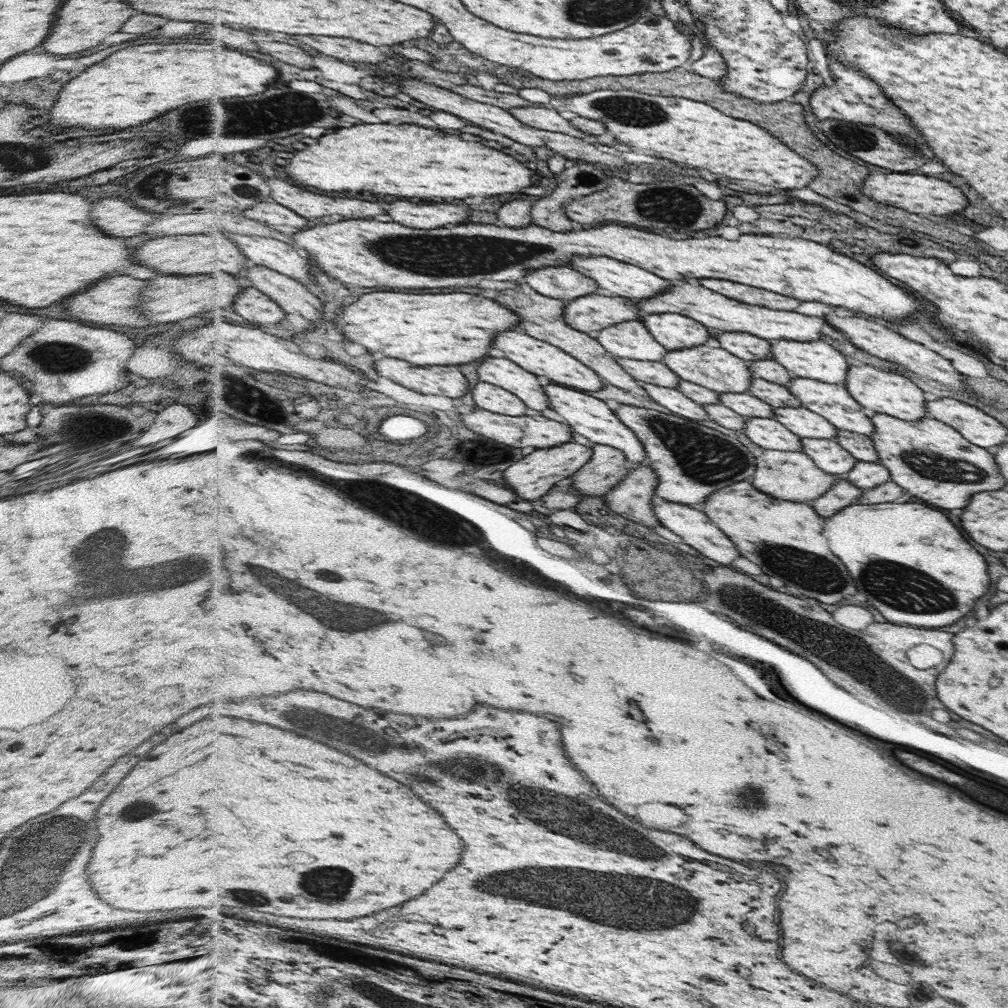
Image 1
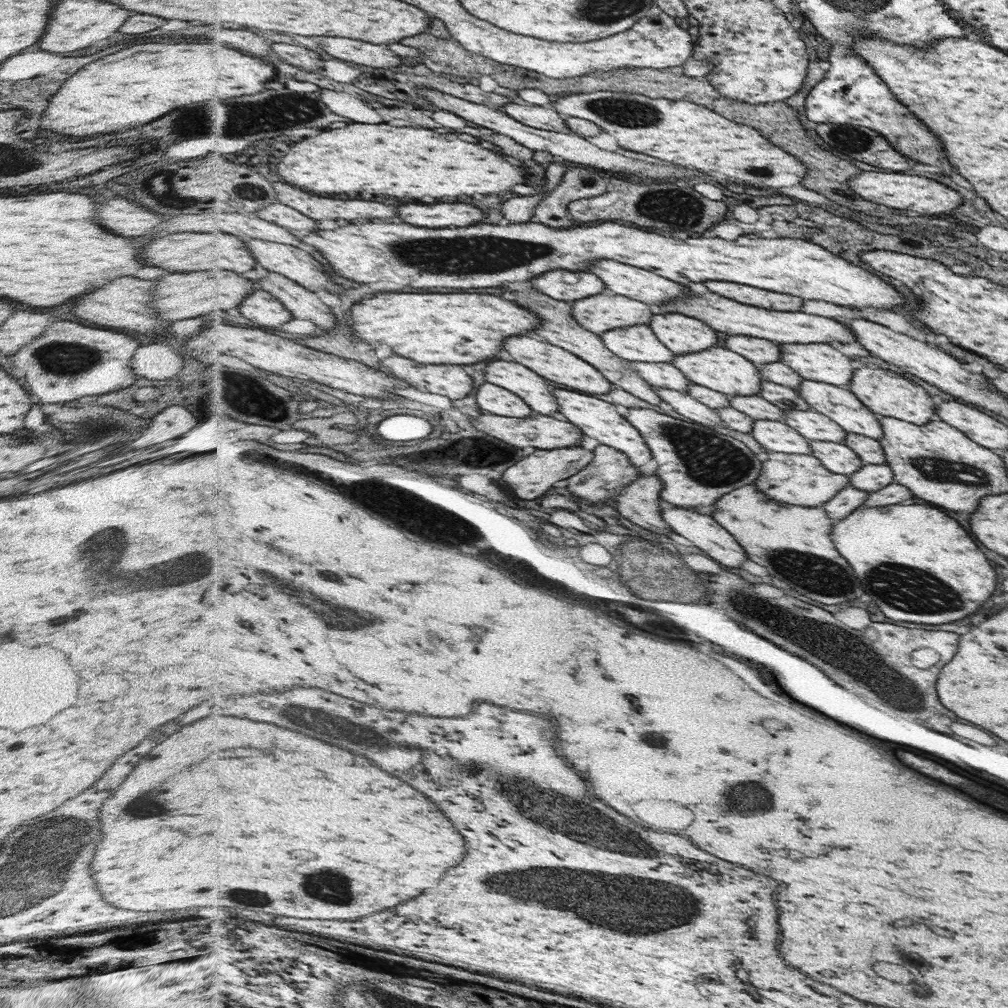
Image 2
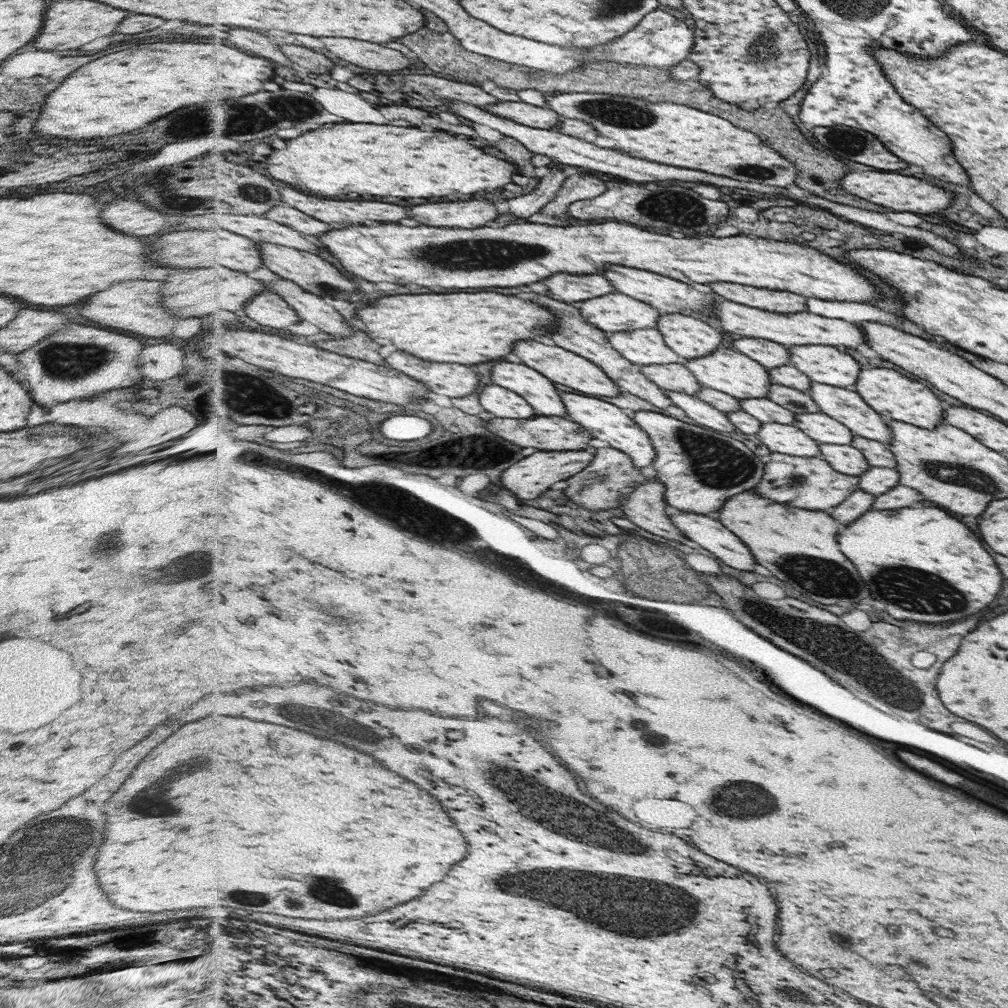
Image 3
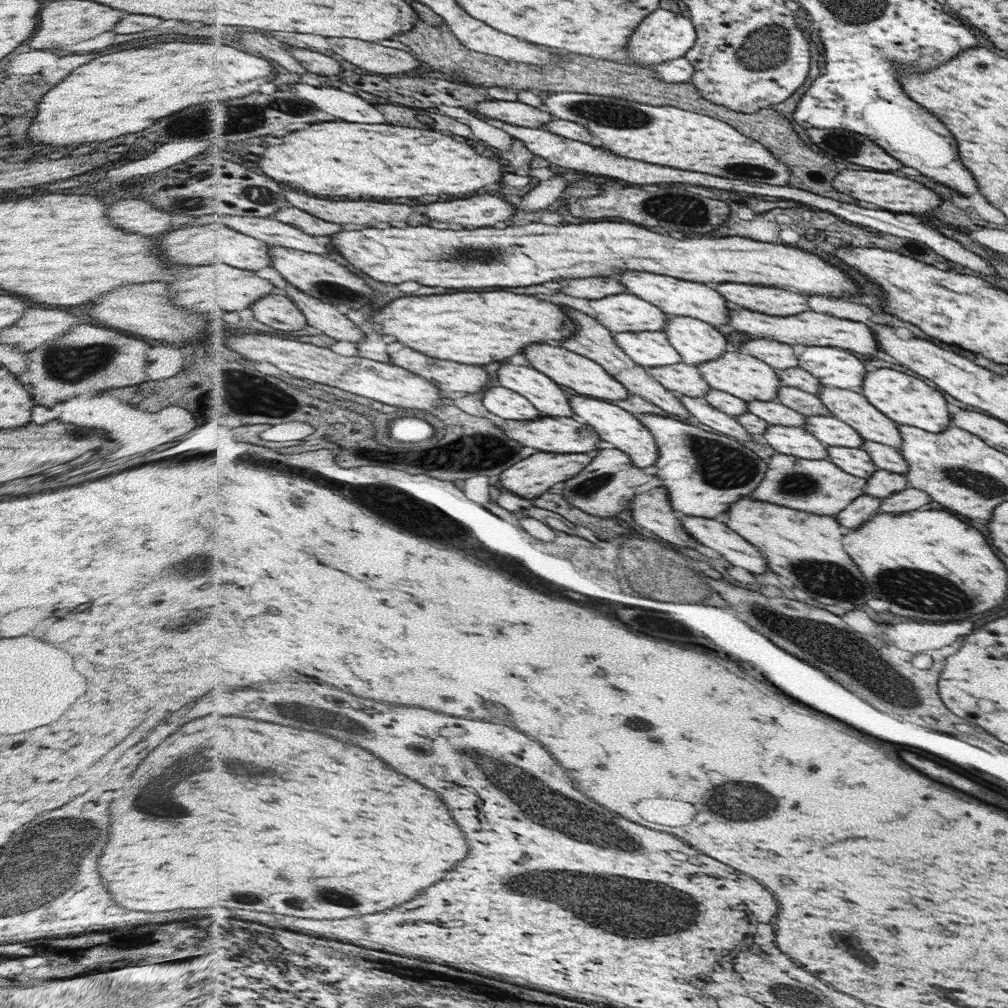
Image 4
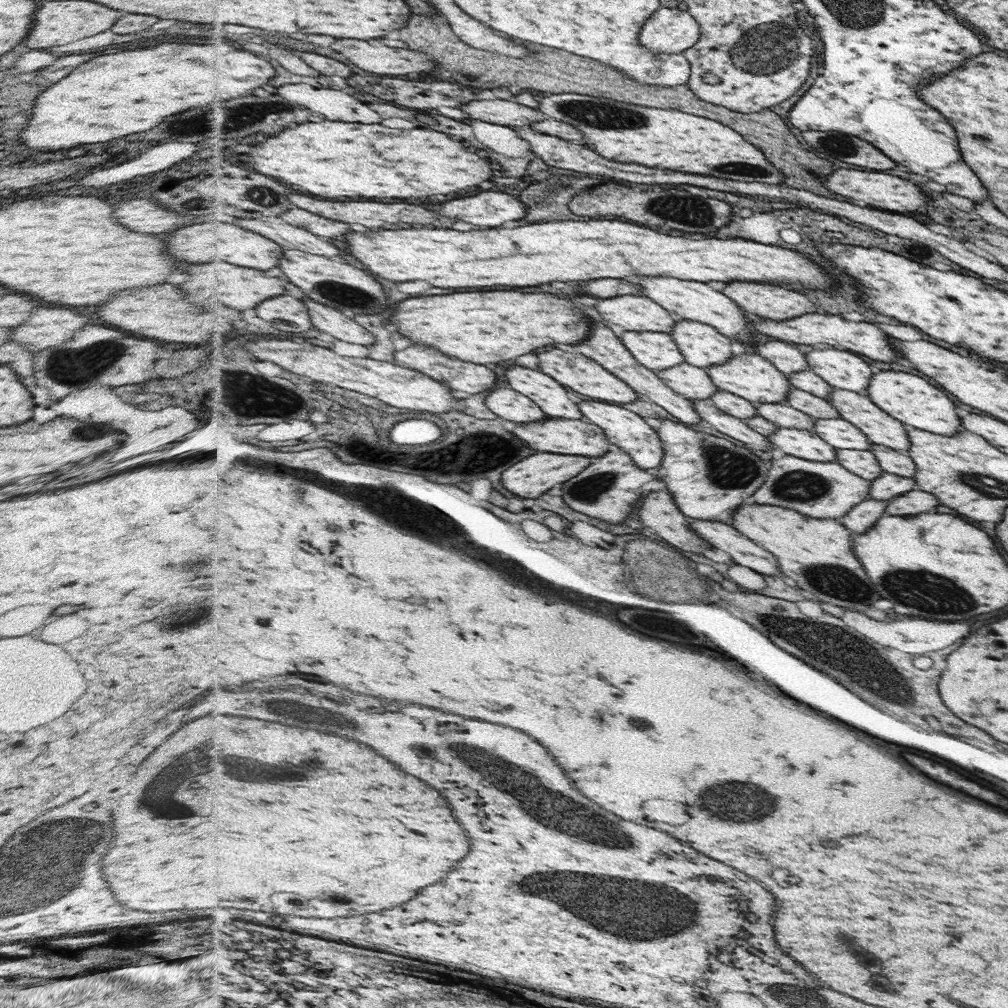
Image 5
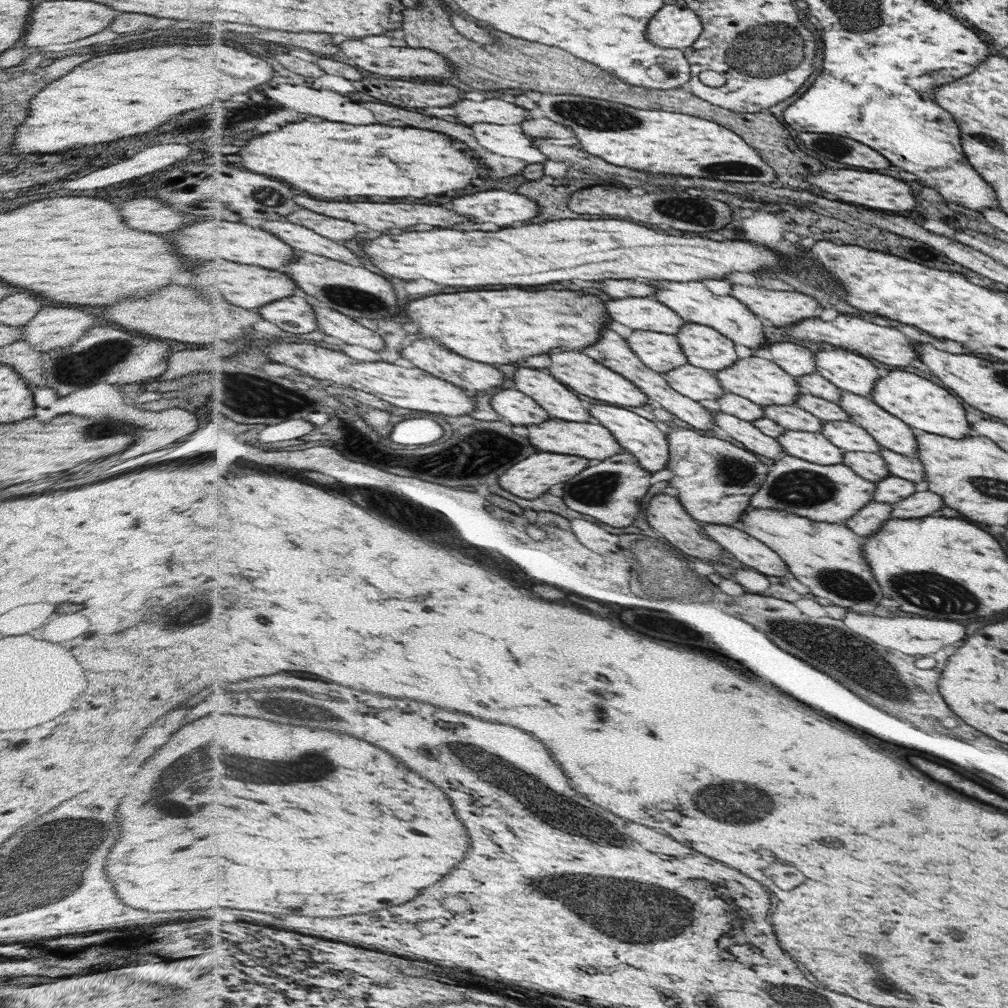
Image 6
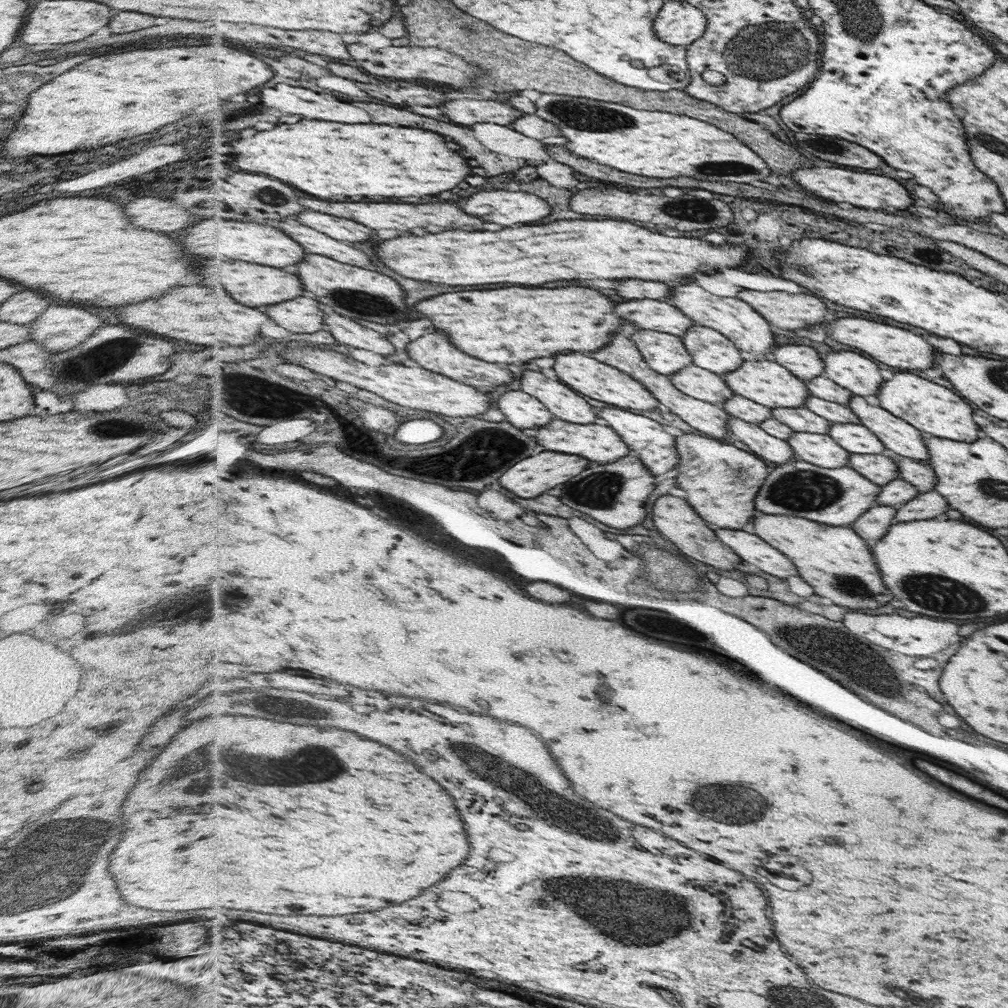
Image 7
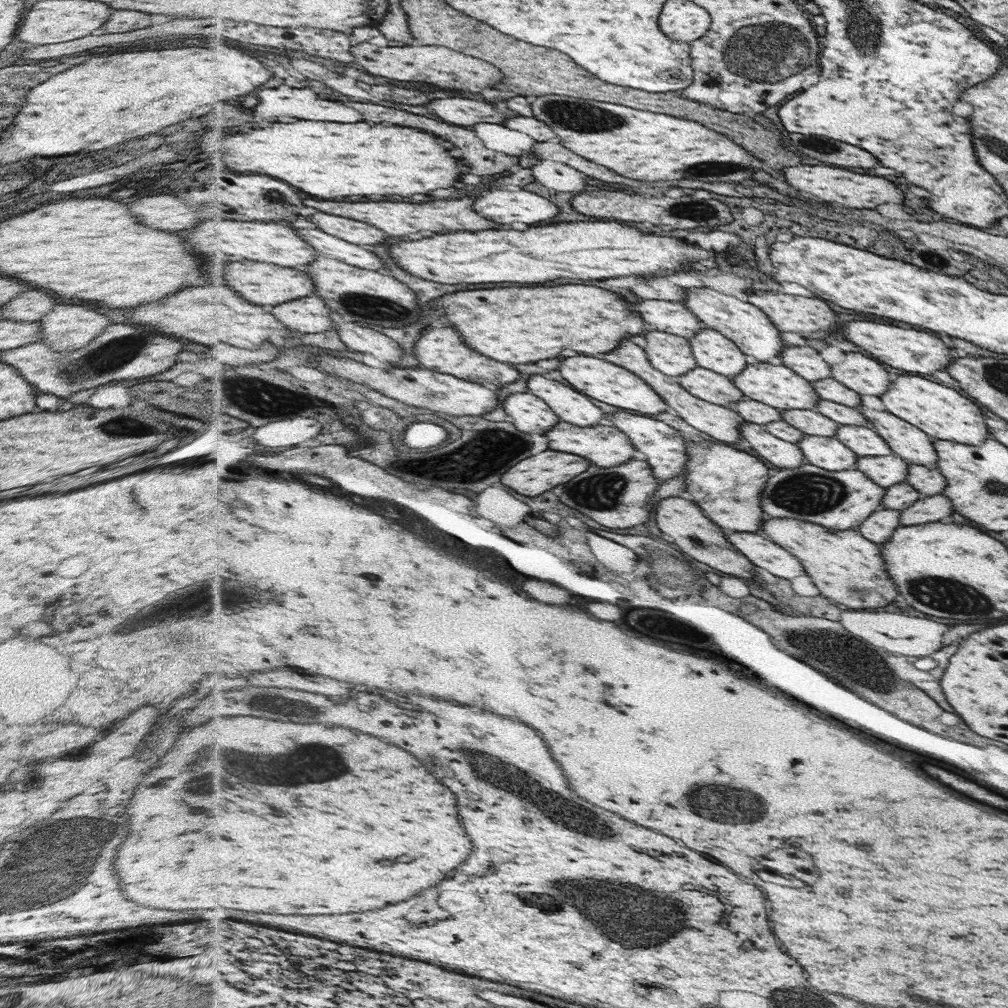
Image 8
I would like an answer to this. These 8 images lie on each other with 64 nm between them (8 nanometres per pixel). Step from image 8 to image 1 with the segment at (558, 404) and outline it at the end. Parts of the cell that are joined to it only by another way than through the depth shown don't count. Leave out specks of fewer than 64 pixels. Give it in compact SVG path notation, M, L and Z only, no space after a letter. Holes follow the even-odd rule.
M486 356L484 362L476 367L479 379L504 388L518 397L531 411L538 413L551 408L550 398L542 390L534 373L520 367L519 364L504 358Z

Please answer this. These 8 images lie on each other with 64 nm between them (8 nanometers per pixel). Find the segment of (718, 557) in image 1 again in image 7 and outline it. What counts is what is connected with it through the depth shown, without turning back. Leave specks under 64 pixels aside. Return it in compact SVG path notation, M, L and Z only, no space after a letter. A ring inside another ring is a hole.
M716 528L716 536L720 536L719 539L740 555L743 561L755 564L765 573L784 579L798 576L798 569L792 563L792 559L772 548L763 538L742 530L722 530L722 528Z

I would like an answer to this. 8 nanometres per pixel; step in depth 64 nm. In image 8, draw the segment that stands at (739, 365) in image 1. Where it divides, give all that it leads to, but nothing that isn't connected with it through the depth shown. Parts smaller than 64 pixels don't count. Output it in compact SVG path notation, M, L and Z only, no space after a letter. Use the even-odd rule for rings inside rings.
M779 362L757 363L749 365L742 373L730 377L734 385L744 393L747 399L768 404L780 410L788 409L816 409L821 400L816 392L815 385L807 378L800 376L794 369L787 368Z

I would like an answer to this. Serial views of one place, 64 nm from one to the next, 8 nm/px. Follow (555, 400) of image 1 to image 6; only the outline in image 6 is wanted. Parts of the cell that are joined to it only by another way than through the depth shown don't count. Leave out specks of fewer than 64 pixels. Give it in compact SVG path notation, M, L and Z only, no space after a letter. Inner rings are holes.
M606 403L589 404L588 407L591 408L591 415L598 419L601 425L611 429L612 435L616 437L622 448L626 452L632 453L644 470L653 473L667 468L671 460L670 441L667 434L662 432L654 421L648 420L626 407L618 407Z

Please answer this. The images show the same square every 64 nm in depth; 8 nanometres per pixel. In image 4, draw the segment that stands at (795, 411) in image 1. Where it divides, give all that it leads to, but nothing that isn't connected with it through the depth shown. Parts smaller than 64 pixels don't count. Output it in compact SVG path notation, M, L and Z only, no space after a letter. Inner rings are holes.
M806 416L806 424L802 427L819 437L828 448L836 446L862 449L865 440L852 425L834 416Z

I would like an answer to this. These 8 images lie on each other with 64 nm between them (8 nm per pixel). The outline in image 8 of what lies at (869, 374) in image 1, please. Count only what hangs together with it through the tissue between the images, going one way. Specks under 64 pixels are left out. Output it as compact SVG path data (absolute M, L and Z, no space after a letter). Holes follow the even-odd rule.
M903 374L892 382L891 386L880 396L886 410L902 420L923 429L933 440L950 440L954 443L980 445L990 439L990 432L986 426L986 418L966 394L958 394L952 388L942 384L930 382L930 378L920 378L920 375Z

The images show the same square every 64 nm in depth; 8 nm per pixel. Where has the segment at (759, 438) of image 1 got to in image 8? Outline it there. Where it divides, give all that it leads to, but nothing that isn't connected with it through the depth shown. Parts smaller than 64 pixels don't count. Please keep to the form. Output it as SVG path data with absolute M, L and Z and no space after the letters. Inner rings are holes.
M804 434L796 445L802 449L806 462L829 472L853 470L859 462L860 456L836 437Z

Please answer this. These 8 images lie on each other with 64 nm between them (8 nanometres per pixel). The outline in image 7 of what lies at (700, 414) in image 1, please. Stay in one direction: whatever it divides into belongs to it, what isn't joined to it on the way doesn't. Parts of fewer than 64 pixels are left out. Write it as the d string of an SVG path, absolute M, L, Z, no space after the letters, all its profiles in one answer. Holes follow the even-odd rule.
M730 416L728 418L729 431L734 434L736 440L744 442L758 457L761 456L777 465L788 464L798 459L788 441L770 436L760 425Z

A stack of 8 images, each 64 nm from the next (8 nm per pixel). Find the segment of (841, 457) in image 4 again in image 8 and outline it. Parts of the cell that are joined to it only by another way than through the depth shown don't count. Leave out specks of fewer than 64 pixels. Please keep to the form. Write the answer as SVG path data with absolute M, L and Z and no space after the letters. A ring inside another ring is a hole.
M896 454L859 457L856 468L886 489L906 481L909 474L908 462Z

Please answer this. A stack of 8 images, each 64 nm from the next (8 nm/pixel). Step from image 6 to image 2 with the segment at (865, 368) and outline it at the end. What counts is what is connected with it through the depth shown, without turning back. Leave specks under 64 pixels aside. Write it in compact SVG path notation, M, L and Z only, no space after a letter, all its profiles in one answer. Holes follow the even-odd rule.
M823 343L780 345L780 362L806 380L844 387L854 378L857 363Z

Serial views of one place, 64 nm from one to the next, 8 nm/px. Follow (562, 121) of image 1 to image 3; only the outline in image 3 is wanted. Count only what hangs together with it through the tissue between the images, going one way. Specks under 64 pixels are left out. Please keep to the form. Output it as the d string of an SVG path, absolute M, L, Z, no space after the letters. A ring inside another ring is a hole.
M498 101L498 103L486 105L484 108L494 116L502 116L506 120L541 130L554 130L555 128L557 131L558 123L561 120L559 114L556 114L554 110L538 108L522 101Z

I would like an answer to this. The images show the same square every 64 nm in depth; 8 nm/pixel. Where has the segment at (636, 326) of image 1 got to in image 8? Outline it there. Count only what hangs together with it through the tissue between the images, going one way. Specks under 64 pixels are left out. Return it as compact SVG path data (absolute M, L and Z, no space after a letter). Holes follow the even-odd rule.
M649 328L642 335L642 348L660 372L668 376L686 375L698 366L694 349L687 337L654 331Z

